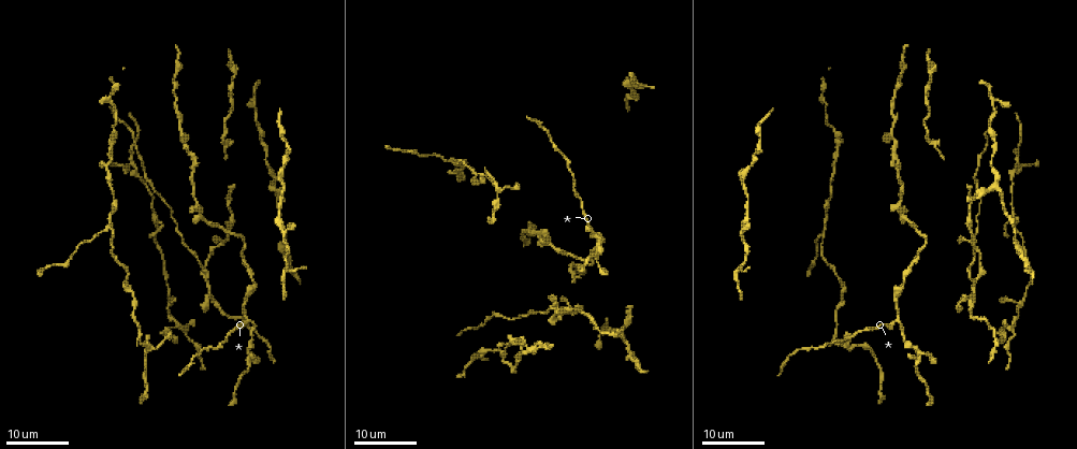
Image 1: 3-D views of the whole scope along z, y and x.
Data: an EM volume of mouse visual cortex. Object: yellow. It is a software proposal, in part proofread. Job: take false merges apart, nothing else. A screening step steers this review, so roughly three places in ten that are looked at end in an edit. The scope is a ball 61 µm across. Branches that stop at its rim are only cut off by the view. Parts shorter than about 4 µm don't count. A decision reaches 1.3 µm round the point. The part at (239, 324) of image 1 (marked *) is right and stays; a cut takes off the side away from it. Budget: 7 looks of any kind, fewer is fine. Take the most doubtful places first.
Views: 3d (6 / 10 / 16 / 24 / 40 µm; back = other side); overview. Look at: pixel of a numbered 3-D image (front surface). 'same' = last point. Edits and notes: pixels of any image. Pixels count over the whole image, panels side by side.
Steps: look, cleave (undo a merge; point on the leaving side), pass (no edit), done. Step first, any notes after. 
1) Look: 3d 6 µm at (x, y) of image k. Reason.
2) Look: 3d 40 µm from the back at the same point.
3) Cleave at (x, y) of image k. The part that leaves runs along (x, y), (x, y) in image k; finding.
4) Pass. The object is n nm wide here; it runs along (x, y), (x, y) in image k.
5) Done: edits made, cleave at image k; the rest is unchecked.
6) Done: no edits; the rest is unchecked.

Look: 3d 16 µm at (206, 280) of image 1. Two arms in line, one across.

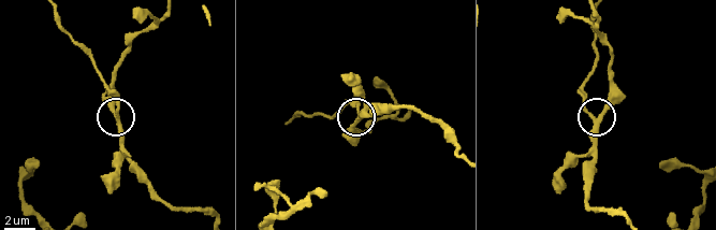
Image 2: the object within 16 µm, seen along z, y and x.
Look: 3d 10 µm at (592, 116) of image 2.

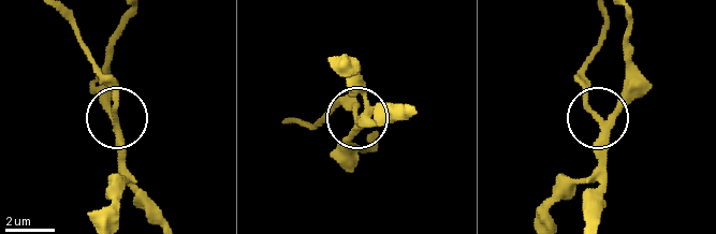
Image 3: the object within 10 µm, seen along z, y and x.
Cleave at (586, 87) of image 3. 3 arms meet here; the part that leaves runs along (598, 117), (588, 101), (588, 63), (607, 15) in image 3; two cells meet here.

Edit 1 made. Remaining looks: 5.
Look: 3d 24 µm at (105, 229) of image 1. Three-way junction.

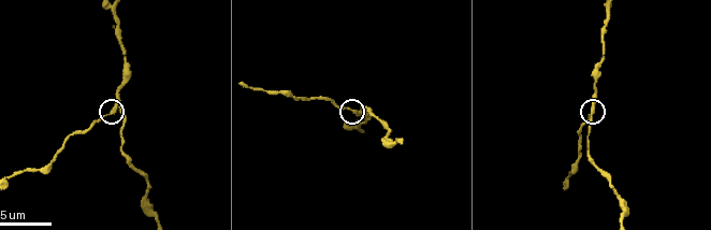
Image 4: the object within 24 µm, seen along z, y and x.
Look: 3d 6 µm at (115, 110) of image 4. Closer look.

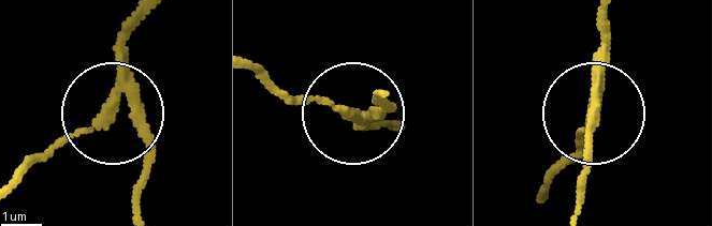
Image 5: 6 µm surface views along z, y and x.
Cleave at (87, 131) of image 5. 3 arms meet here; the part that leaves runs along (120, 85), (89, 122), (17, 174) in image 5; a second cell is stuck on.

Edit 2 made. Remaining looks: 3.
Look: 3d 24 µm at (221, 246) of image 1. Three arms meet.

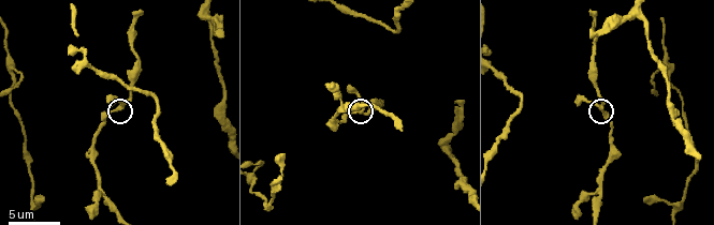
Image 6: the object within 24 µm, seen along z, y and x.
Look: 3d 6 µm at (121, 109) of image 6.

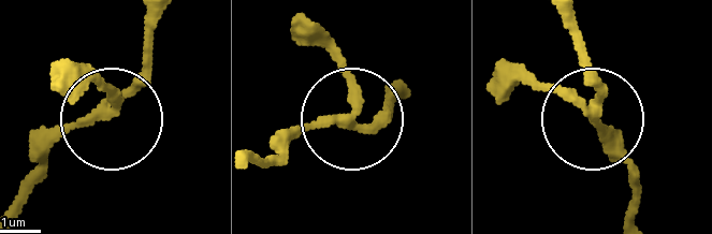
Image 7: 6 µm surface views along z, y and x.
Pass. 3 arms meet here; all the same cell.

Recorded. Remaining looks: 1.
Done: edits made, cleave at image 3, cleave at image 5; the rest is unchecked.

